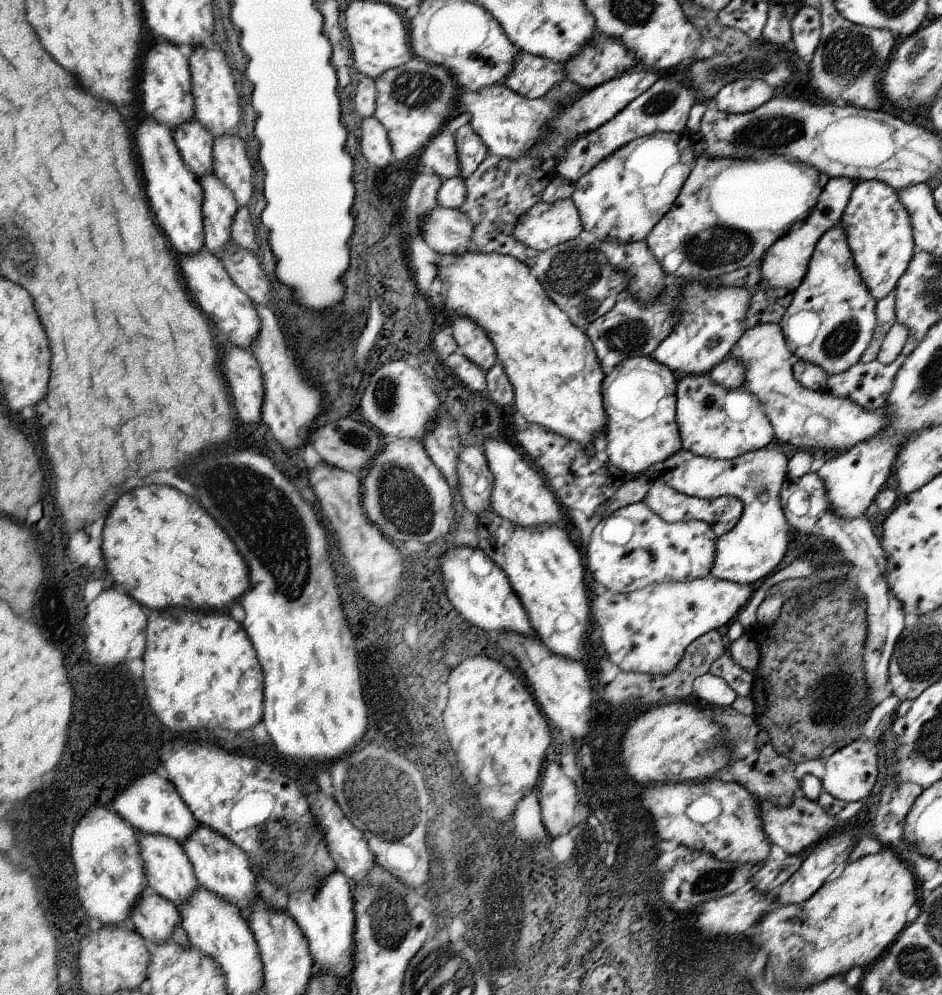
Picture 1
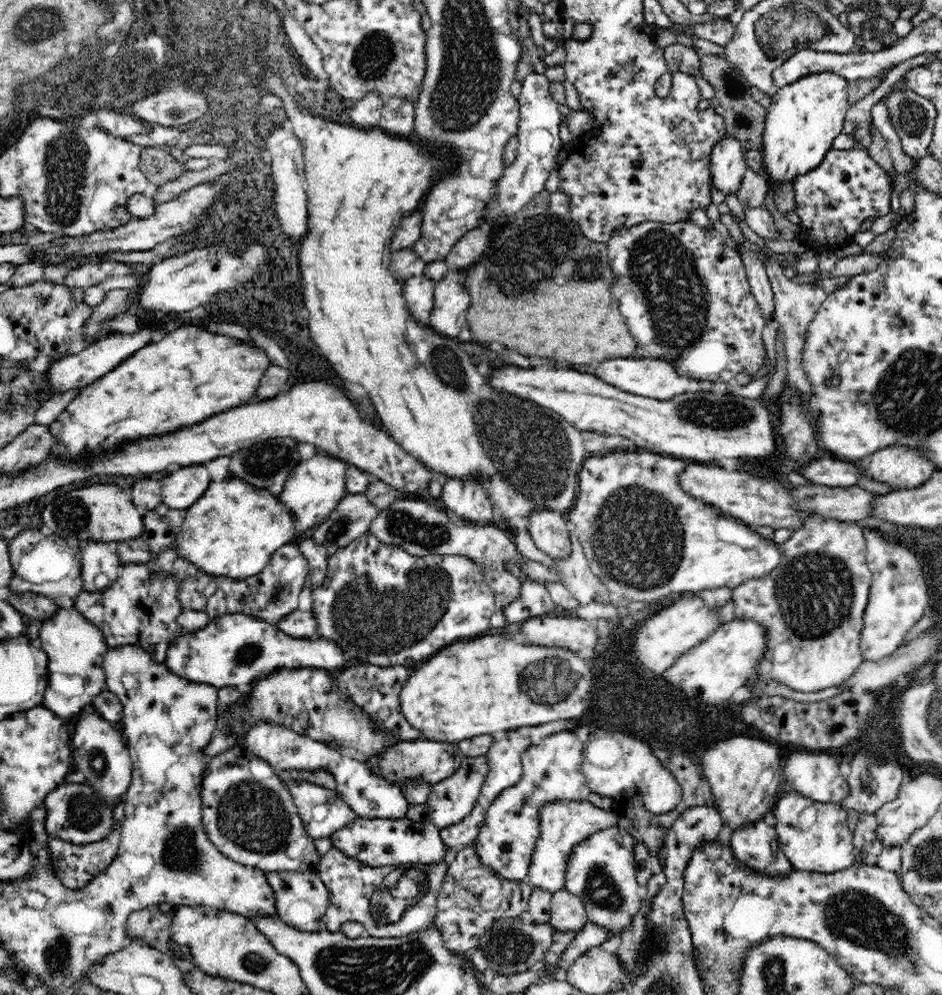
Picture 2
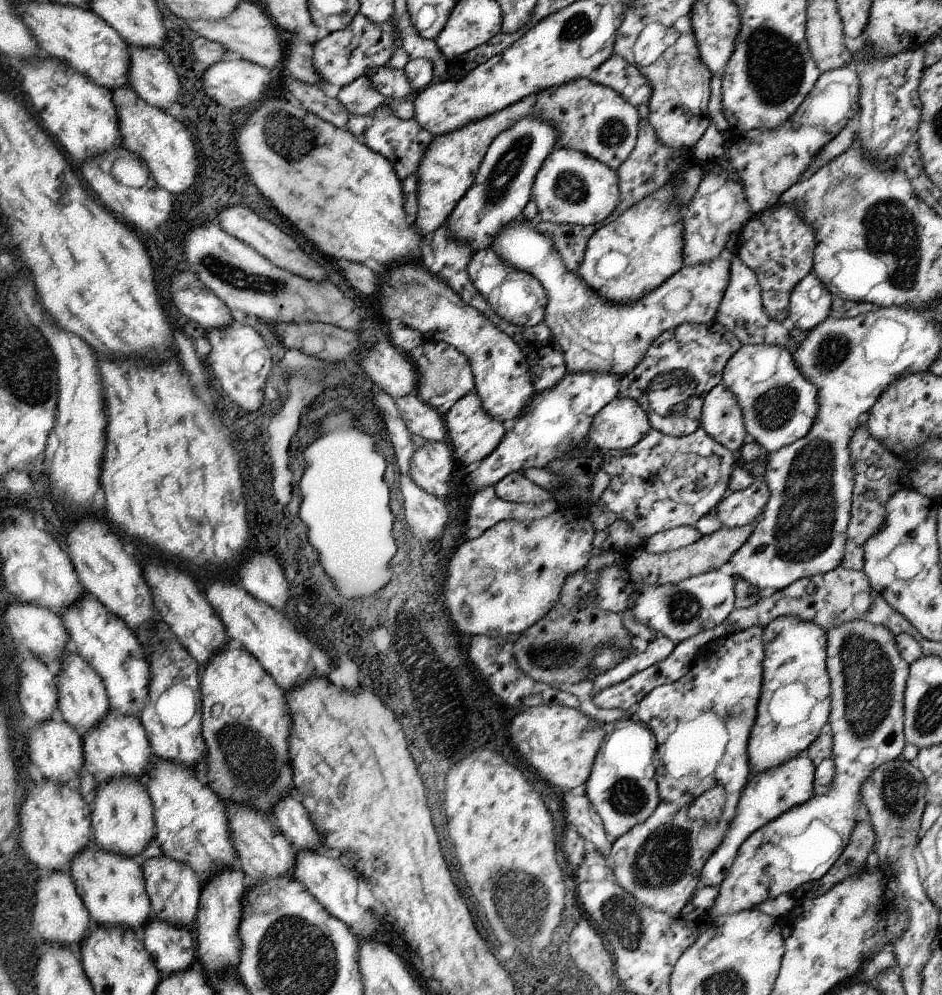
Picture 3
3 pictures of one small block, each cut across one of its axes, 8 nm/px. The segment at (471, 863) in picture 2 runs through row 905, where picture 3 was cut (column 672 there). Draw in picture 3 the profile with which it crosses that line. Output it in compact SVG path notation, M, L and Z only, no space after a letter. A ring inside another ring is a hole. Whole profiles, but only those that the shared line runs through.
M701 426L687 436L665 436L659 430L649 430L643 440L637 442L637 446L619 452L619 450L609 450L603 452L603 462L601 468L609 476L609 486L601 494L601 502L609 512L615 512L623 520L631 524L631 528L643 538L651 538L659 532L667 532L673 528L683 528L683 526L693 526L705 514L709 514L725 496L729 478L733 474L733 454L727 450L723 444L715 442Z

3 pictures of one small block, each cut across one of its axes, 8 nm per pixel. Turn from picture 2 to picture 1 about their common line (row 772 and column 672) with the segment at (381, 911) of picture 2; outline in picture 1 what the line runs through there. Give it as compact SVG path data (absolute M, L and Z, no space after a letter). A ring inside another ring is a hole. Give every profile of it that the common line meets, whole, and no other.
M653 482L649 492L645 494L643 502L657 514L661 516L661 520L669 522L669 524L675 524L675 522L681 522L681 520L699 520L699 522L705 522L713 528L713 532L717 534L717 538L721 538L723 534L727 534L729 530L733 530L733 526L739 522L741 518L741 512L743 512L743 502L733 498L733 496L721 496L721 498L715 498L715 500L701 500L701 498L691 498L691 496L685 496L677 490L673 490L671 486L667 484L659 484L659 482Z

